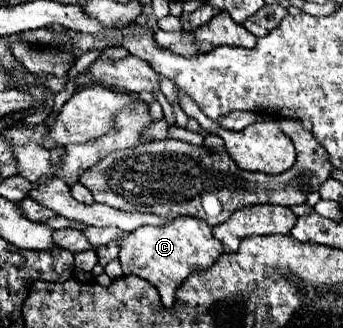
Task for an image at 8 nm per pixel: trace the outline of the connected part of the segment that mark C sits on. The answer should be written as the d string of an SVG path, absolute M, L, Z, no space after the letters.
M178 217L162 227L140 227L128 233L120 241L120 263L124 275L138 275L148 279L158 291L164 307L172 307L176 301L176 289L184 279L194 273L210 267L222 253L220 241L214 239L212 229L206 221L194 217Z

